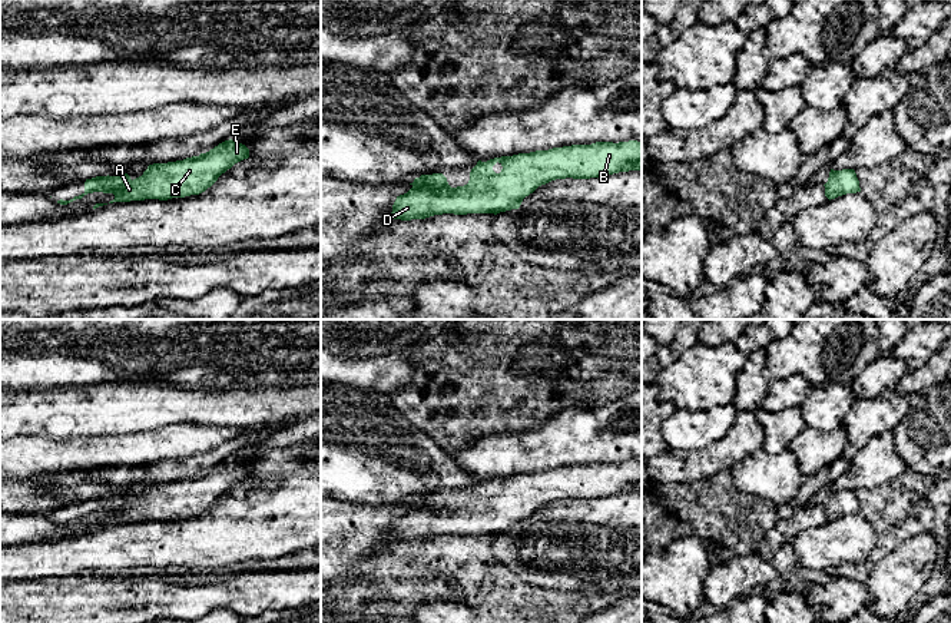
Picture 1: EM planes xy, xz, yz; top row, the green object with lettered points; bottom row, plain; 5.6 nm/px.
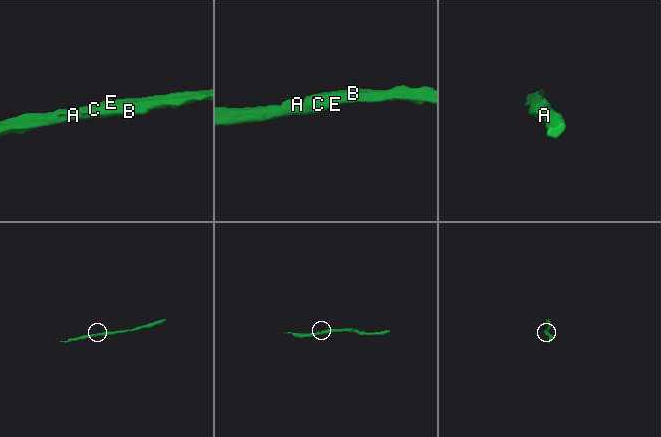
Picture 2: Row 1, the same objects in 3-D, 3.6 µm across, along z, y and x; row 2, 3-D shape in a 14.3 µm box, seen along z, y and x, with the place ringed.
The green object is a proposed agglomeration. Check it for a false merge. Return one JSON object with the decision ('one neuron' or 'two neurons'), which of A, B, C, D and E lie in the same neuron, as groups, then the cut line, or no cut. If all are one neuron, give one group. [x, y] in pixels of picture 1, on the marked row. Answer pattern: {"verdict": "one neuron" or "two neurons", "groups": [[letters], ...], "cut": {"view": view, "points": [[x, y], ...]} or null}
{"verdict": "one neuron", "groups": [["A", "B", "C", "D", "E"]], "cut": null}

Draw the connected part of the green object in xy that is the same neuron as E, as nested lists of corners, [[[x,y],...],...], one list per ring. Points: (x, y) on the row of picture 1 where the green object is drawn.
[[[229,139],[199,156],[149,165],[143,175],[133,180],[127,173],[86,179],[82,195],[70,201],[60,199],[57,203],[67,205],[93,192],[113,193],[115,199],[109,203],[199,195],[235,163],[248,158],[249,149]]]

